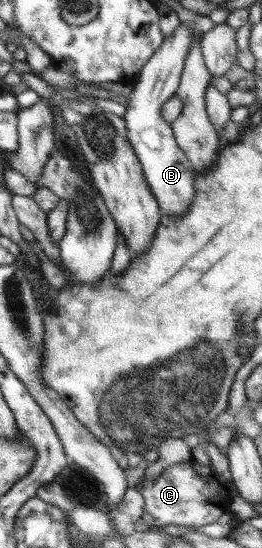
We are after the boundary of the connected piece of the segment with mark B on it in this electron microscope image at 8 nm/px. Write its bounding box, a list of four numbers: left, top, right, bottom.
[122,23,201,219]

